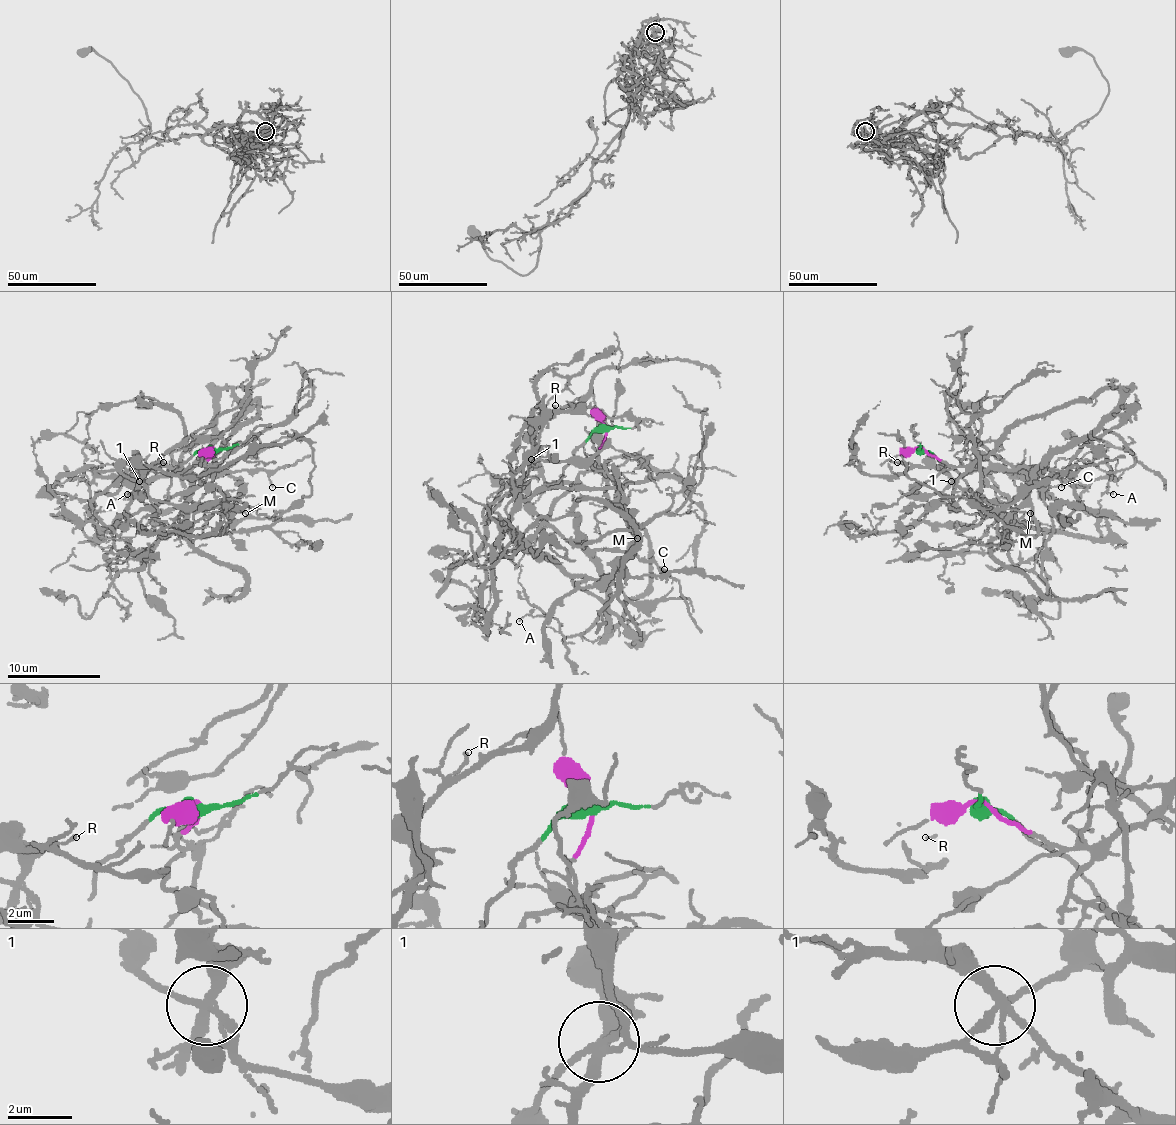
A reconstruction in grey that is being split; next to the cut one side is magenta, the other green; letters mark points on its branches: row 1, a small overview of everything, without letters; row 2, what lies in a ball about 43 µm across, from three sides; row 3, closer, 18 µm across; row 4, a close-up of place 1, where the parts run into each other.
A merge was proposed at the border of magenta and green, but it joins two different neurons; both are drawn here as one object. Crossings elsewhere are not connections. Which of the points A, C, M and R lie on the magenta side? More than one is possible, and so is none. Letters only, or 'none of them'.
A, C, M

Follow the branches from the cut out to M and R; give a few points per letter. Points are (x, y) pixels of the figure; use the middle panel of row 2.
M: (605, 427), (600, 469), (605, 474), (607, 469), (619, 488), (619, 514), (638, 537)
R: (605, 427), (591, 434), (563, 469), (556, 486), (523, 500), (523, 474), (530, 467), (535, 429), (556, 406)

